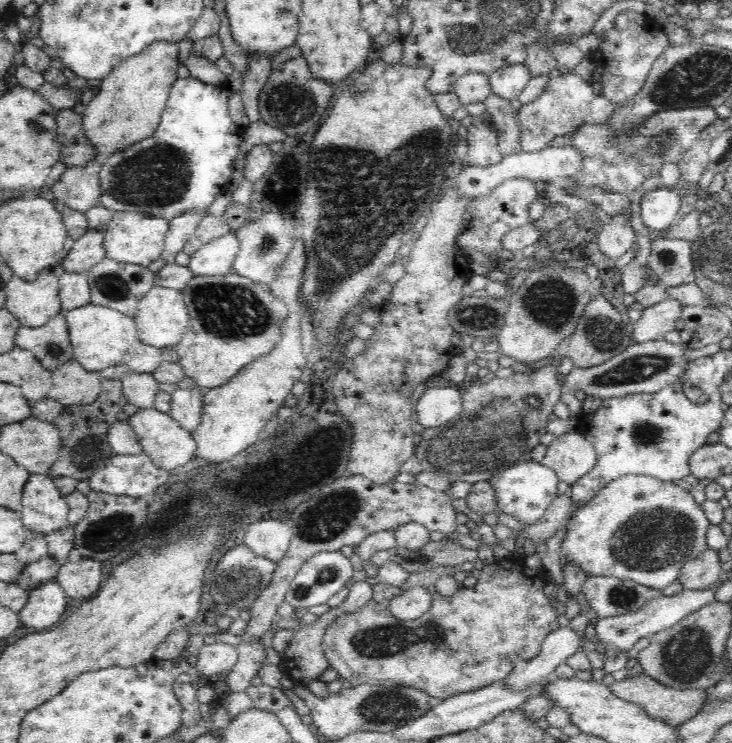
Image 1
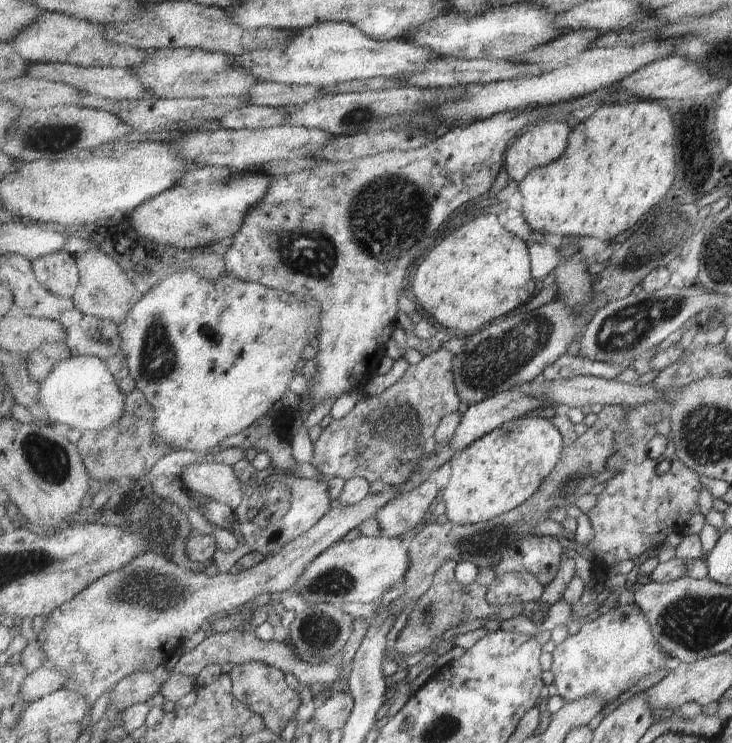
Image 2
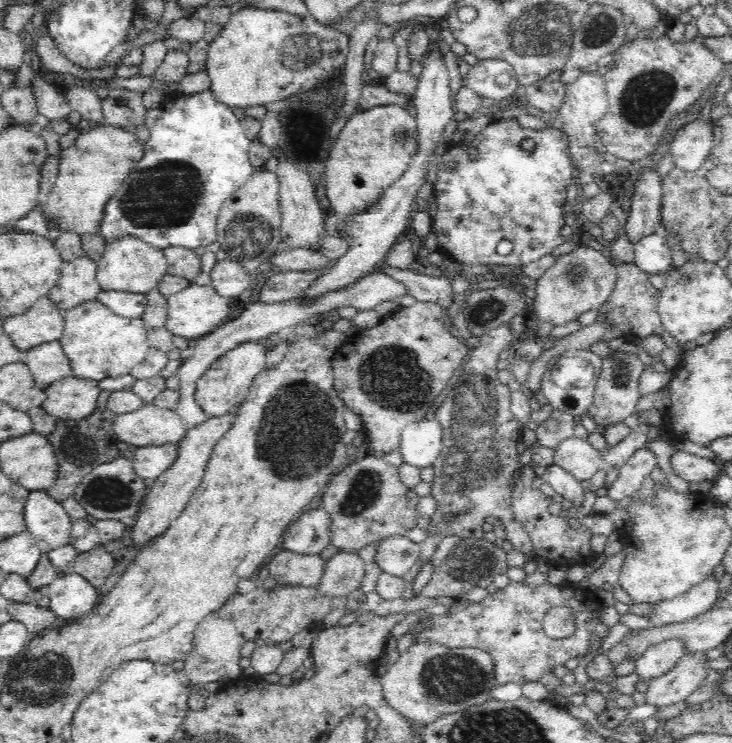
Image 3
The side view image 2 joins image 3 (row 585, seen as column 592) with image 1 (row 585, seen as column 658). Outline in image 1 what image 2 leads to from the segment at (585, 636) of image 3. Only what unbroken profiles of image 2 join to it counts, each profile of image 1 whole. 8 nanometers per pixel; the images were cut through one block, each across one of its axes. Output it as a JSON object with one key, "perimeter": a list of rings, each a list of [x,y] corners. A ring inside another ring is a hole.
{"perimeter":[[[517,556],[514,562],[493,561],[480,570],[473,568],[468,572],[451,566],[438,566],[426,572],[414,572],[408,575],[402,589],[372,580],[371,601],[354,612],[336,617],[328,624],[324,630],[322,648],[328,657],[330,668],[334,668],[342,679],[354,687],[366,683],[415,686],[436,698],[450,698],[504,680],[513,670],[516,658],[526,661],[538,656],[546,636],[560,628],[556,605],[552,605],[550,598],[544,594],[546,585],[547,572],[543,568],[530,569],[530,566]],[[442,575],[455,579],[459,588],[453,596],[444,597],[436,590],[436,582]],[[466,576],[476,579],[472,588],[464,586]],[[416,585],[430,590],[434,600],[432,608],[416,620],[401,621],[390,612],[390,600],[399,596],[402,590]]]}

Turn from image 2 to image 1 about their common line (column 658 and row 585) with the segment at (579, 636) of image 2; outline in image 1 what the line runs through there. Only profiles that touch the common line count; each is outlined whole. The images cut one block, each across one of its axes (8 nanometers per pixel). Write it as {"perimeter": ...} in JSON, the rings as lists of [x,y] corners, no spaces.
{"perimeter":[[[630,474],[603,487],[570,518],[561,551],[567,561],[580,563],[588,576],[636,582],[661,592],[680,579],[686,562],[708,549],[706,534],[710,526],[691,489]]]}

